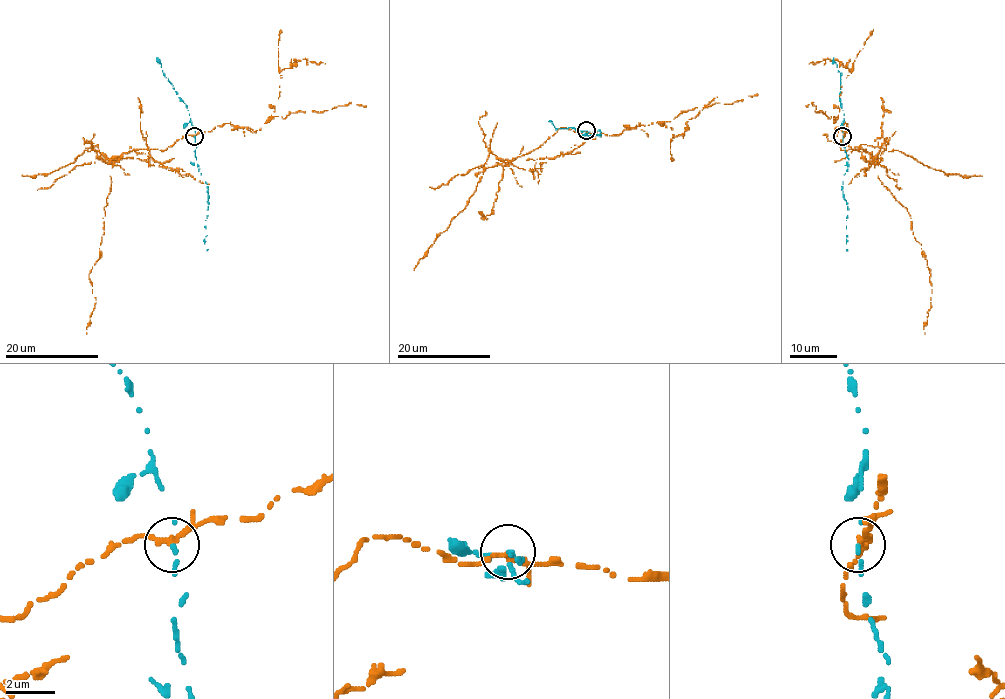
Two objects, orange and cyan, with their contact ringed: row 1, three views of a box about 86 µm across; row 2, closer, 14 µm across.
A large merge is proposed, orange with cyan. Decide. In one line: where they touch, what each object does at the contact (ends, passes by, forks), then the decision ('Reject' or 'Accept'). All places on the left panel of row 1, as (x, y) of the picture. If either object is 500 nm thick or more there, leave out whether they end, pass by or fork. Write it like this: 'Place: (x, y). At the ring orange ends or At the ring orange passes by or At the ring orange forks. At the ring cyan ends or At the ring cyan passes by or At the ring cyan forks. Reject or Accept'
Place: (194, 136). At the ring orange passes by. At the ring cyan ends. Reject

